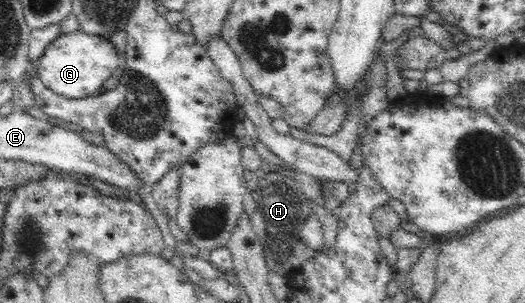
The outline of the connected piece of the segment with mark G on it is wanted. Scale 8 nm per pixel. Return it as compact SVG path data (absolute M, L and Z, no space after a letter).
M76 30L70 34L60 34L52 40L37 58L34 67L35 74L48 90L58 96L78 100L102 92L104 82L121 67L121 63L117 50L108 38L90 36Z

